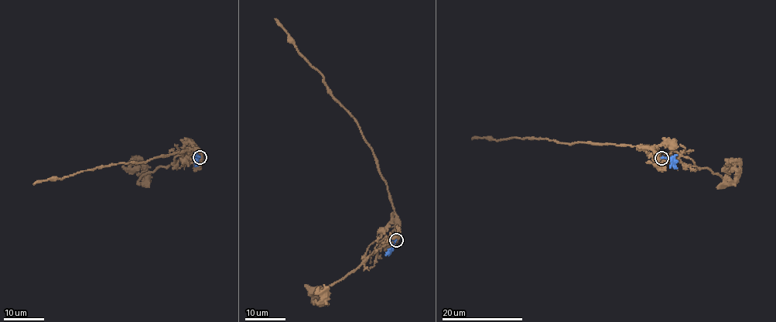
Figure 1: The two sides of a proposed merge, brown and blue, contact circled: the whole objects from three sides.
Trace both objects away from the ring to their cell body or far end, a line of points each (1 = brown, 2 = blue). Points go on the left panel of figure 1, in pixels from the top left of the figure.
1: (200, 157), (200, 152), (195, 149), (148, 161), (80, 171), (62, 179), (37, 180), (32, 183)
2: (200, 157), (195, 166)

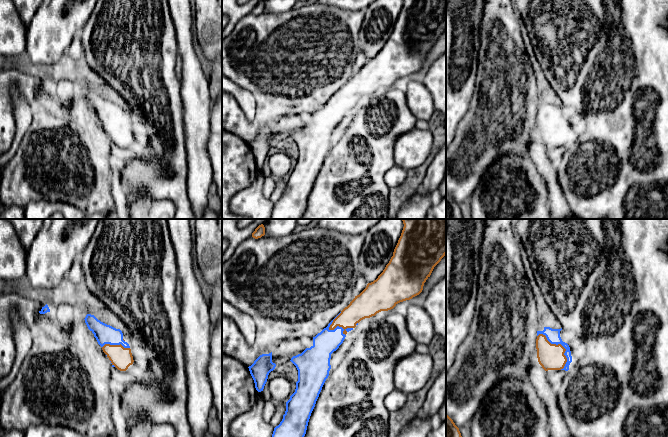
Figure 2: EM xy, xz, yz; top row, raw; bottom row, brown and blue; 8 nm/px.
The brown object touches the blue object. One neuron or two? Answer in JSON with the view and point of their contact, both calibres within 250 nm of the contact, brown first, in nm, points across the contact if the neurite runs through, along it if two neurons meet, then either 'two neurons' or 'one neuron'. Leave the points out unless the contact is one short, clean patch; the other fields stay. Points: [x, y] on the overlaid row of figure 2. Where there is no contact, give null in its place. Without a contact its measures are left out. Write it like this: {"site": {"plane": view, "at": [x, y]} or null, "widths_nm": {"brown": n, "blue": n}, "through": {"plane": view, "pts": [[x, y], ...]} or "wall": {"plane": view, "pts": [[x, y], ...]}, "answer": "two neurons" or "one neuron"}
{"site": {"plane": "yz", "at": [561, 345]}, "widths_nm": {"brown": 200, "blue": 110}, "answer": "one neuron"}

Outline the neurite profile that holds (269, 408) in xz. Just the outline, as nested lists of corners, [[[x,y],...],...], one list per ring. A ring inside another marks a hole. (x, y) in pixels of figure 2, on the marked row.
[[[272,399],[264,402],[264,407],[263,407],[264,421],[270,422],[271,418],[275,414],[276,405],[277,405],[277,403],[275,401],[273,401]]]

